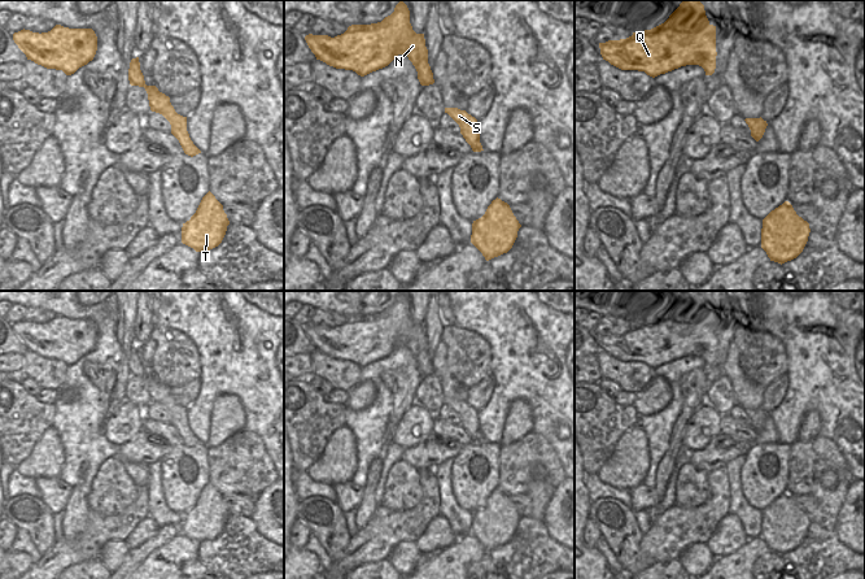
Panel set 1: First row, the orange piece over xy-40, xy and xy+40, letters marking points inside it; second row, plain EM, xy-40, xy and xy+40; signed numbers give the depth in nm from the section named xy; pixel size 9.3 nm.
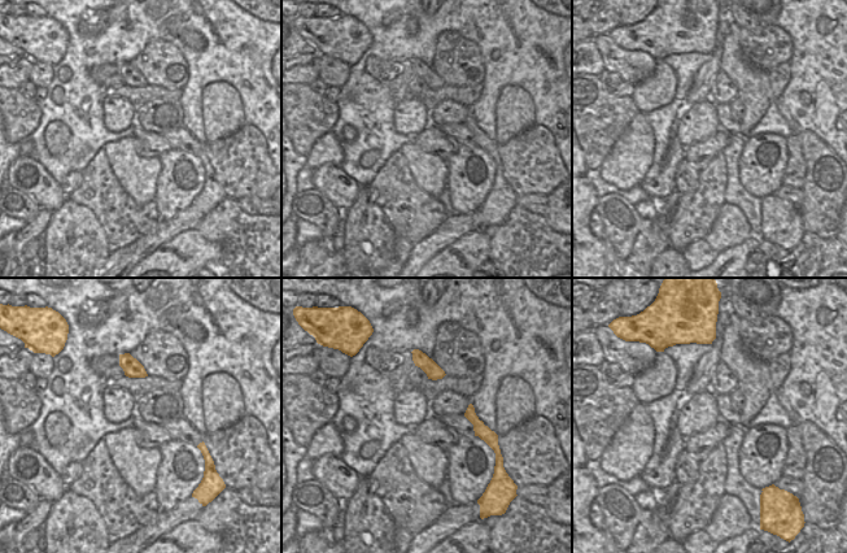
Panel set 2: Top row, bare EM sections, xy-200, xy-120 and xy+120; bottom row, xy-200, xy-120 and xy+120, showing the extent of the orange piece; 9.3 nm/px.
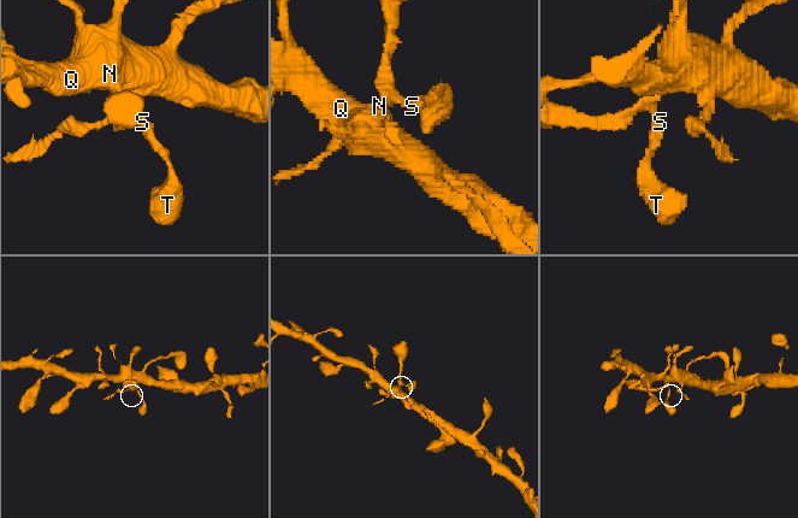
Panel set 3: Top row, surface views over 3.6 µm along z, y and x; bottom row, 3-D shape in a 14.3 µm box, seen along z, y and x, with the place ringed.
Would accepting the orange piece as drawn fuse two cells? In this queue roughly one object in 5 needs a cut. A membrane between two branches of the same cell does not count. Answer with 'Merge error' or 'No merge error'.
No merge error.

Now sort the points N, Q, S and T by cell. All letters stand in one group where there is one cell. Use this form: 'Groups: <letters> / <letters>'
Groups: N Q S T.

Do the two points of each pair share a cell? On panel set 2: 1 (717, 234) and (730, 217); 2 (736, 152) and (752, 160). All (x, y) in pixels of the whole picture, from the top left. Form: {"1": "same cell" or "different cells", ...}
{"1": "same cell", "2": "different cells"}

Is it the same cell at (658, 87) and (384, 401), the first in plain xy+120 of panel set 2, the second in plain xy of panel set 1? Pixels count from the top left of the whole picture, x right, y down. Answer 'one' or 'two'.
two

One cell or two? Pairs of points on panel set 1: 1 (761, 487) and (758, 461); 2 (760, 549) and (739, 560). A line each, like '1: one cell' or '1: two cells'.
1: one cell
2: one cell

